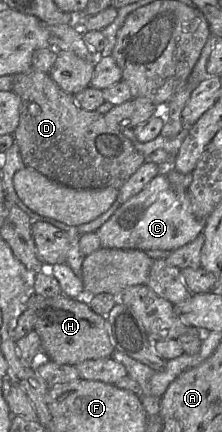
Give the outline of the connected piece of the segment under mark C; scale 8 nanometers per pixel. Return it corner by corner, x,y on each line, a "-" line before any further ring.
159,172
139,193
121,204
96,233
103,248
172,252
196,239
204,222
192,211
188,189
175,190
166,174

